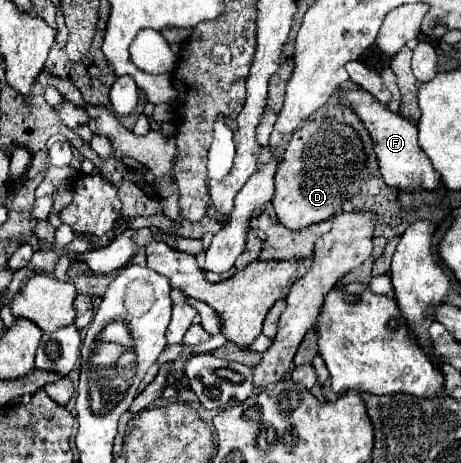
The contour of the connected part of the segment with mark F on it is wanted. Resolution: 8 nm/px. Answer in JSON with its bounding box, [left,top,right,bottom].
[339,90,441,190]

